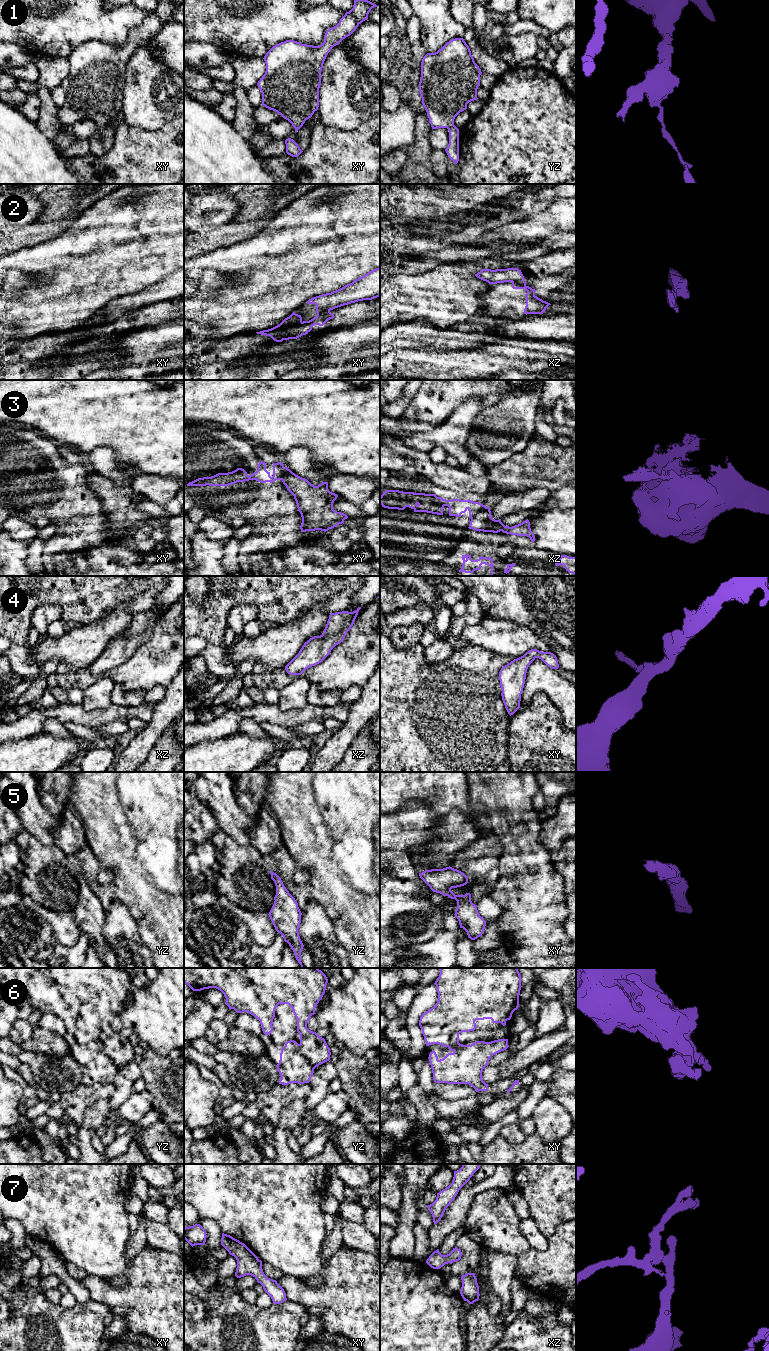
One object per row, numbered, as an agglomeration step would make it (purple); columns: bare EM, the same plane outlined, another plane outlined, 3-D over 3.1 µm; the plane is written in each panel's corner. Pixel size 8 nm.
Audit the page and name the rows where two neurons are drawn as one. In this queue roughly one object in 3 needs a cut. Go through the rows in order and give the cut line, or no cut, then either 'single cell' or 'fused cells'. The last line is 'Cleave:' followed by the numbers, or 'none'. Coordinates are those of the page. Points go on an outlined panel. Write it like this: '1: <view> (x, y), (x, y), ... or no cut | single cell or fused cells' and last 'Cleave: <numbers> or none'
1: no cut | single cell
2: xz (512, 282), (525, 285) | fused cells
3: xz (485, 506), (471, 518) | fused cells
4: no cut | single cell
5: no cut | single cell
6: no cut | single cell
7: no cut | single cell
Cleave: 2, 3

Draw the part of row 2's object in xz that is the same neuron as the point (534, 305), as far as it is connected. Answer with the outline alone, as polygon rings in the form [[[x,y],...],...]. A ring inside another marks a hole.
[[[512,283],[513,289],[525,289],[526,293],[526,306],[524,313],[527,314],[543,314],[546,308],[551,305],[550,303],[543,301],[535,295],[535,289],[529,286]]]

